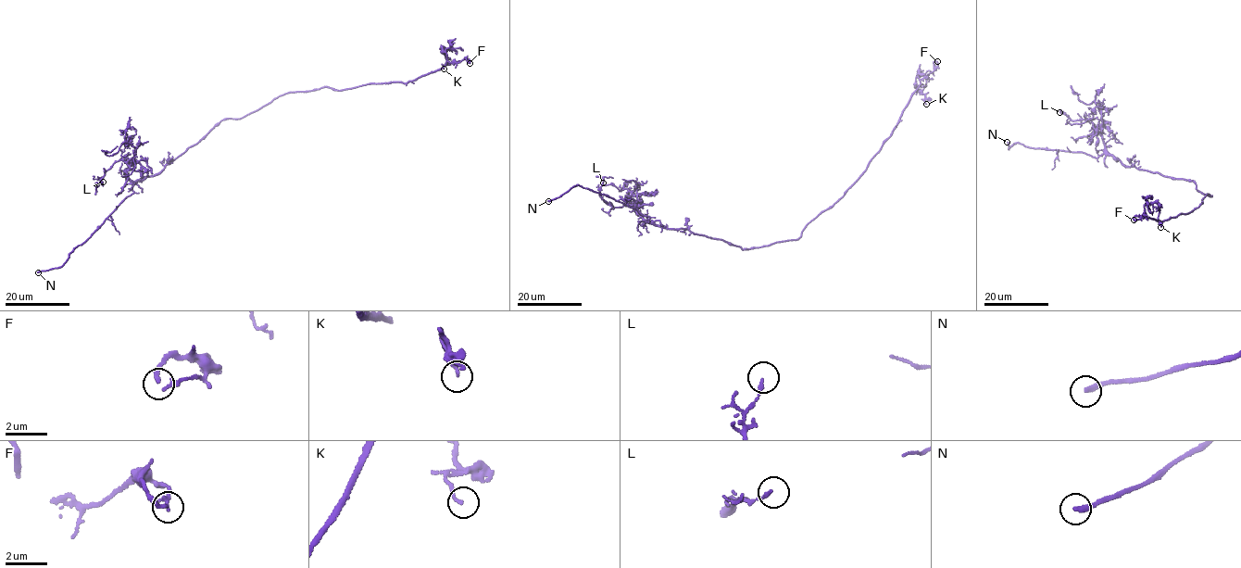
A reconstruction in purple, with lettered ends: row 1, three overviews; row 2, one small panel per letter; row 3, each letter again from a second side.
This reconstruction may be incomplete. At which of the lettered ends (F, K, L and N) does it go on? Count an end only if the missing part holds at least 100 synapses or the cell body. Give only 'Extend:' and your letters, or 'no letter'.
Extend: N

